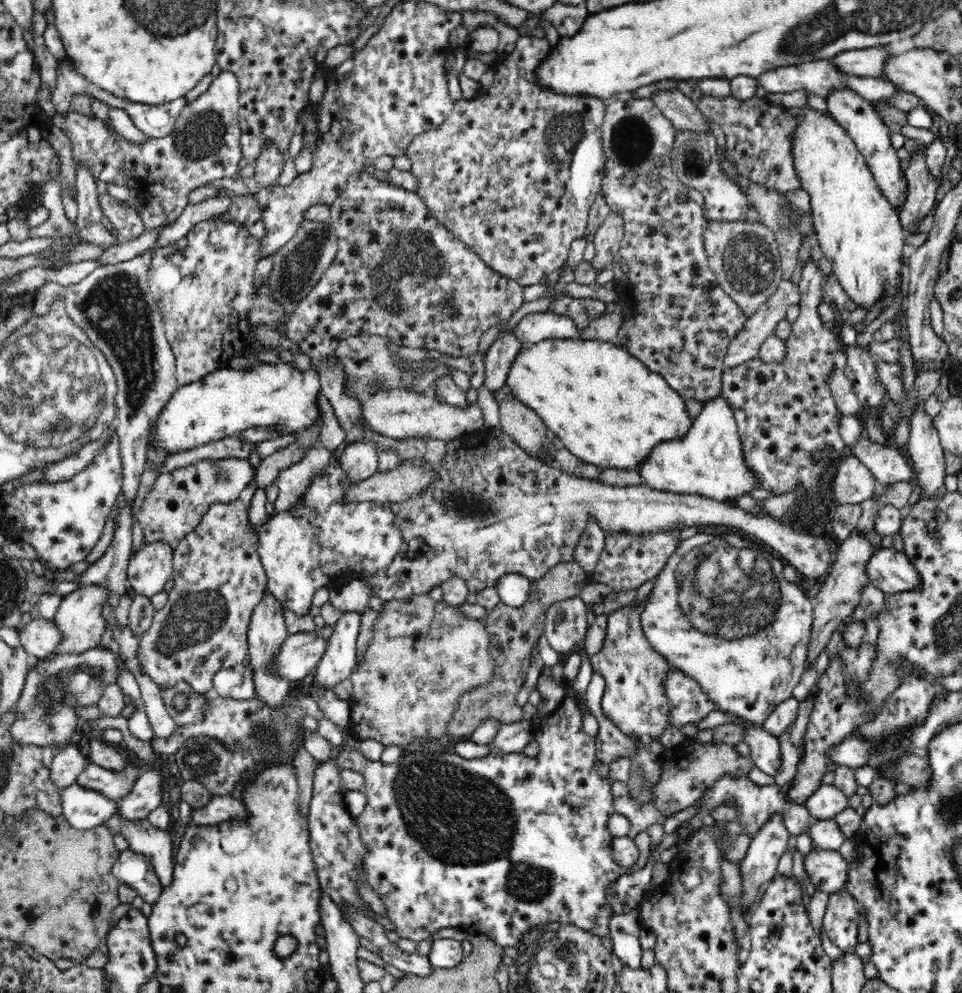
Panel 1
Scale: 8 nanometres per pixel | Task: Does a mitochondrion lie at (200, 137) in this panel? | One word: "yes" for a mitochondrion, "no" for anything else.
yes

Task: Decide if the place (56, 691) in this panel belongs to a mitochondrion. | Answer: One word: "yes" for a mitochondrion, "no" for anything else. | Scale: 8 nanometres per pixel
yes

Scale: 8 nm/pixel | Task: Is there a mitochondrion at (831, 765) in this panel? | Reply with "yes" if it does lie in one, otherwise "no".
no

